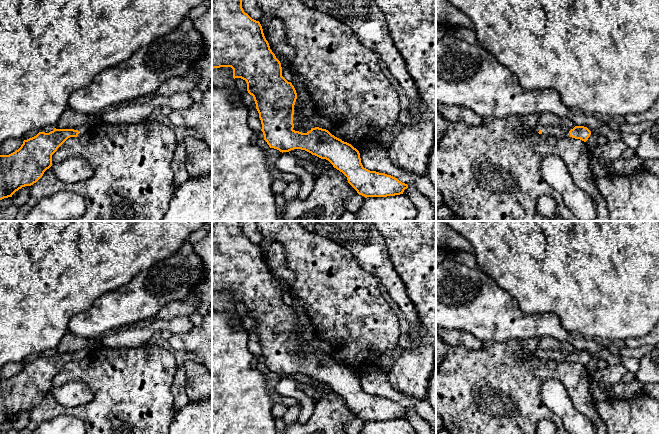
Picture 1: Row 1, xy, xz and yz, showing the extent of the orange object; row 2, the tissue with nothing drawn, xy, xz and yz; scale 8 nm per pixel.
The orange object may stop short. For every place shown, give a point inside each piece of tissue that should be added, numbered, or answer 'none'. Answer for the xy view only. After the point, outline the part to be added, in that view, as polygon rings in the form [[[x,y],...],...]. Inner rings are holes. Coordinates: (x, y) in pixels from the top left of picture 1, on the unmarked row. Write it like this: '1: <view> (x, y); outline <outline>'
1: xy (83, 352); outline [[[82,349],[82,350],[74,352],[74,354],[78,354],[79,355],[78,360],[80,360],[80,359],[82,359],[82,358],[85,357],[85,355],[87,354],[87,352],[88,352],[88,350]]]

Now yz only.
1: yz (546, 354); outline [[[538,349],[534,354],[536,356],[539,356],[541,354],[542,359],[544,359],[544,360],[553,359],[553,360],[556,360],[558,362],[564,361],[564,360],[570,361],[569,355],[564,356],[559,351],[549,351],[549,350],[540,350],[540,349]]]

